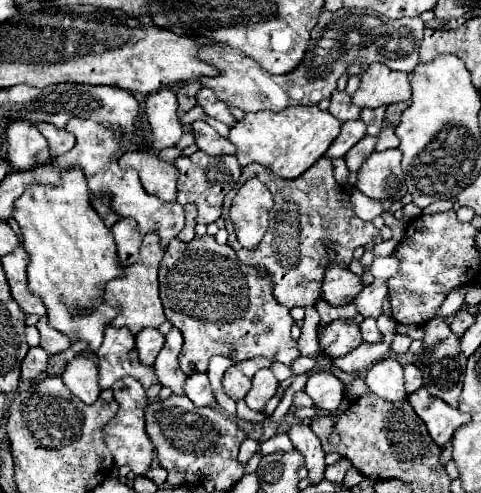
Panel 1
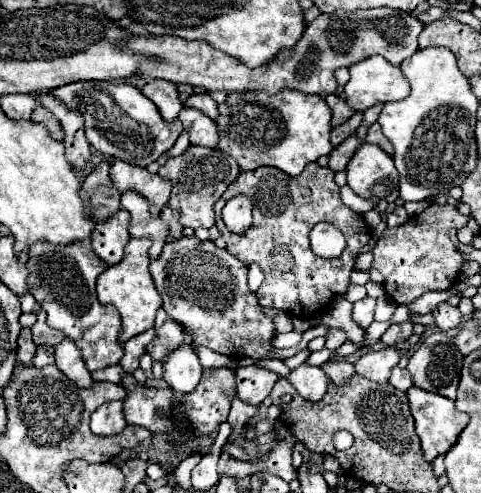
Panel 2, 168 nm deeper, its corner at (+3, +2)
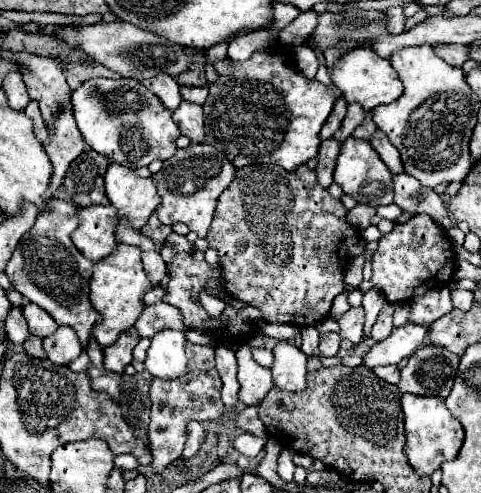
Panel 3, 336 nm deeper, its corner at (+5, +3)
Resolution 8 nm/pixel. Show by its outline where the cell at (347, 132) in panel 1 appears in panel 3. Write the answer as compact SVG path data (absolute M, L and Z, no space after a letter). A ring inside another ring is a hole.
M351 103L351 105L347 107L347 115L345 115L341 127L335 131L333 137L339 139L339 141L345 141L345 139L353 133L353 129L355 129L363 119L365 119L365 111L363 111L357 103Z

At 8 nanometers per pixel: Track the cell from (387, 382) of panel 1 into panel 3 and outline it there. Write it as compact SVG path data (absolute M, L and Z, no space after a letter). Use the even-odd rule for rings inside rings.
M409 323L397 327L385 341L379 341L369 349L369 353L363 357L363 367L375 369L379 365L399 363L401 359L413 355L413 351L423 343L423 337L427 337L427 327L423 325Z

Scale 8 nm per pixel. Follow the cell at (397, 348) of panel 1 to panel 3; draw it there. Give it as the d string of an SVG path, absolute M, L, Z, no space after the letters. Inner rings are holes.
M389 303L389 305L383 305L383 309L381 309L379 317L377 317L377 323L375 323L373 329L371 329L371 337L373 337L375 341L383 341L383 339L387 339L387 337L391 335L391 331L395 329L393 323L391 323L393 309L395 309L395 307L393 307L391 303Z

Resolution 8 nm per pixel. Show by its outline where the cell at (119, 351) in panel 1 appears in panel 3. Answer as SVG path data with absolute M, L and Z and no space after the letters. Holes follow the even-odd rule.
M55 199L55 211L49 215L37 215L37 221L27 235L19 241L11 263L7 265L7 277L13 287L31 303L43 307L59 325L71 325L77 333L83 349L91 339L91 331L101 323L103 315L95 311L89 301L89 279L93 273L93 261L85 259L71 241L71 233L79 227L79 215L73 203Z

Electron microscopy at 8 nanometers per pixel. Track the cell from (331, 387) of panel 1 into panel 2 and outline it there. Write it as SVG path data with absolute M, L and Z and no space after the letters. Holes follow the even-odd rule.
M307 362L291 370L287 380L297 388L297 392L311 402L319 402L327 392L327 374L319 366L309 366Z

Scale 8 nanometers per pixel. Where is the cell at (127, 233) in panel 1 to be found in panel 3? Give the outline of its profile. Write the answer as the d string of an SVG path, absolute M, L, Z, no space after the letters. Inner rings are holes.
M93 205L79 209L79 231L71 237L75 247L91 261L101 261L117 249L115 229L119 225L119 215L113 205Z

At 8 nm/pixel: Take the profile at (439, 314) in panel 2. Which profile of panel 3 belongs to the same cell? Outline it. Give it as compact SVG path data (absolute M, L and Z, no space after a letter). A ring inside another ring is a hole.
M433 287L425 295L417 295L411 299L411 323L417 325L433 325L439 317L447 315L453 309L451 293L447 287Z

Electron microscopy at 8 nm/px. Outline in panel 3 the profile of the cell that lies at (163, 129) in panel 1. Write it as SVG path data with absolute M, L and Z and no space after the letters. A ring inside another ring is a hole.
M157 75L153 79L143 79L141 81L147 89L151 89L159 99L161 103L169 109L169 111L175 111L179 107L179 103L183 101L181 99L181 93L179 93L179 85L175 79L171 79L169 75Z

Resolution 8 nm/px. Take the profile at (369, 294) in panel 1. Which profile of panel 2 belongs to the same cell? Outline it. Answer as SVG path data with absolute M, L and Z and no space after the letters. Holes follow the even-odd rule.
M363 298L353 304L353 320L361 326L367 328L373 322L373 310L375 310L375 298Z

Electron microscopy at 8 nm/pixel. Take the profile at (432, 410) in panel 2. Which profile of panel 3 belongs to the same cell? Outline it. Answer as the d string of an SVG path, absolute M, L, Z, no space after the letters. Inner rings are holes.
M403 395L401 407L405 413L405 435L407 435L407 459L419 475L431 475L447 459L453 459L463 443L463 427L445 407L445 399L439 397L415 397Z

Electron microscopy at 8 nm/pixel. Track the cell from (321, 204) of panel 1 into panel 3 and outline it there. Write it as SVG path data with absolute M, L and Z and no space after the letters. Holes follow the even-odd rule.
M247 165L237 169L233 183L221 193L213 223L207 233L211 247L219 251L219 265L227 281L227 291L263 311L269 323L289 323L295 327L313 325L329 315L333 299L345 291L345 265L349 251L361 239L361 231L347 221L341 199L319 187L315 171L307 165L289 173L277 165Z

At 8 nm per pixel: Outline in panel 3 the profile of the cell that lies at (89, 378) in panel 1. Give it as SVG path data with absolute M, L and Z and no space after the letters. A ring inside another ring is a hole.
M59 327L55 331L55 335L51 335L43 341L43 349L47 351L49 361L55 365L69 365L83 351L83 347L81 347L75 331L71 331L71 327Z

